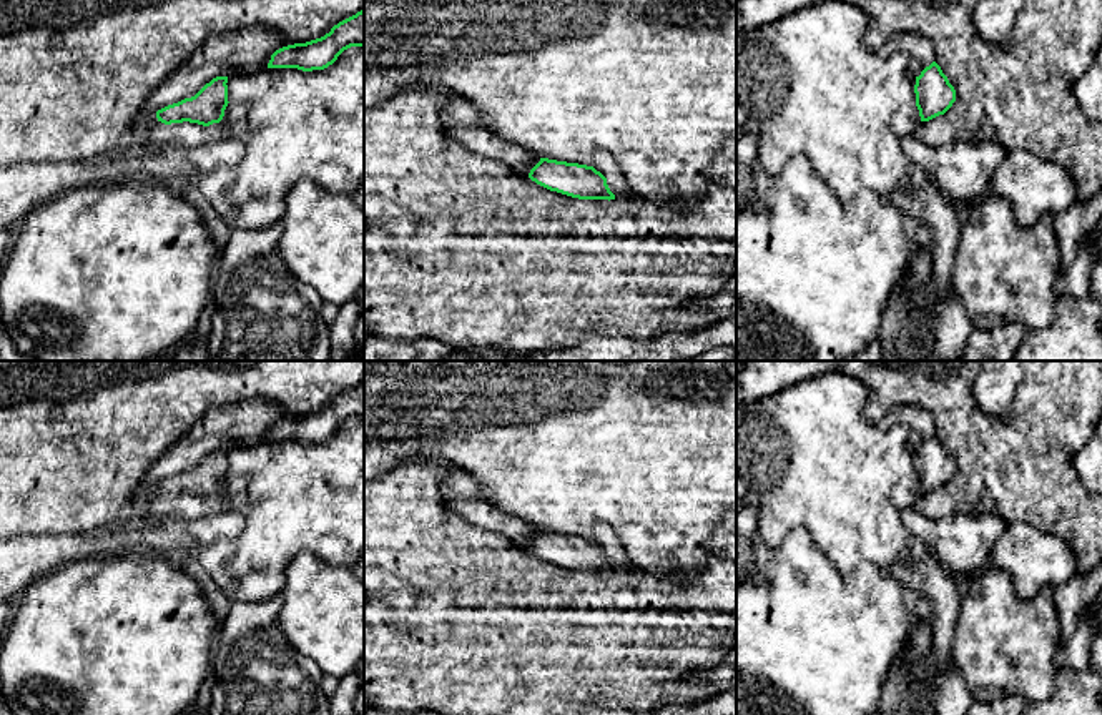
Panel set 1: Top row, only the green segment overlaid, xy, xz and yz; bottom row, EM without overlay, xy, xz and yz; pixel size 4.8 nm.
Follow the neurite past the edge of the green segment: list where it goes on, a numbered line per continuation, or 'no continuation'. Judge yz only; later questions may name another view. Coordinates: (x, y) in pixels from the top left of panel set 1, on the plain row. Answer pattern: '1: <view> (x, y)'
1: yz (905, 494)

